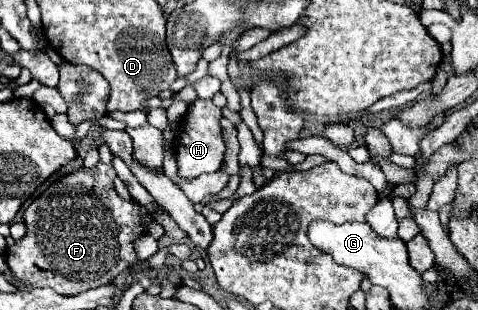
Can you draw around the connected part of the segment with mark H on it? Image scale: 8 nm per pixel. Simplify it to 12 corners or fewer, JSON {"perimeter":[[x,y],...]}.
{"perimeter":[[196,99],[182,119],[178,175],[222,167],[221,109]]}

